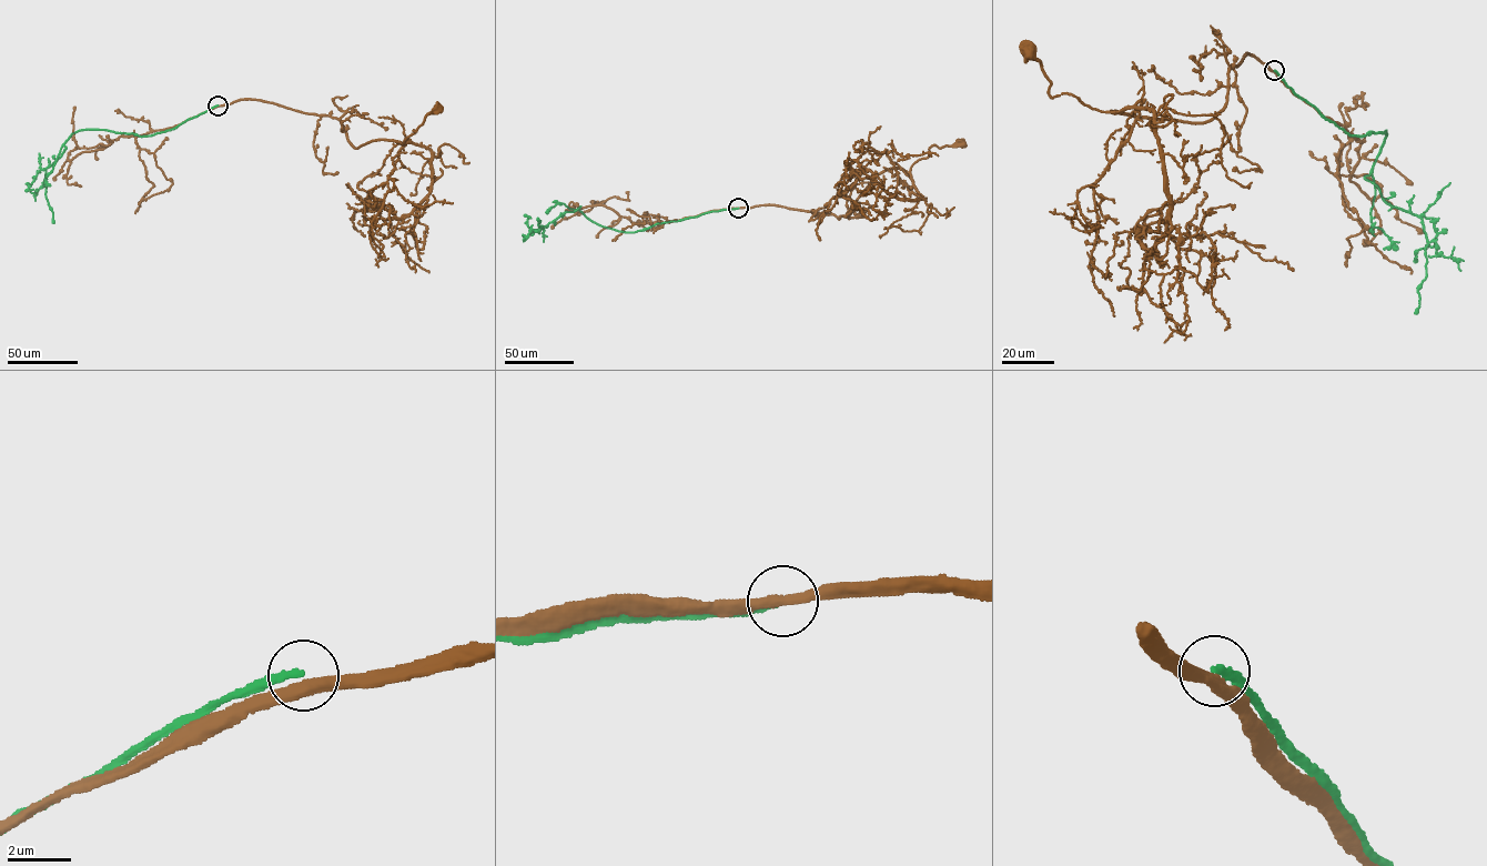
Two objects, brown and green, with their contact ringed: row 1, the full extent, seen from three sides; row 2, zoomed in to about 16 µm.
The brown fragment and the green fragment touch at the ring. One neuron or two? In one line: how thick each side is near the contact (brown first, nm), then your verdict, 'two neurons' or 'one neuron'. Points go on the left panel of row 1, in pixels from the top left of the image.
360 nm thick on the brown side, 200 nm on the other; two neurons

